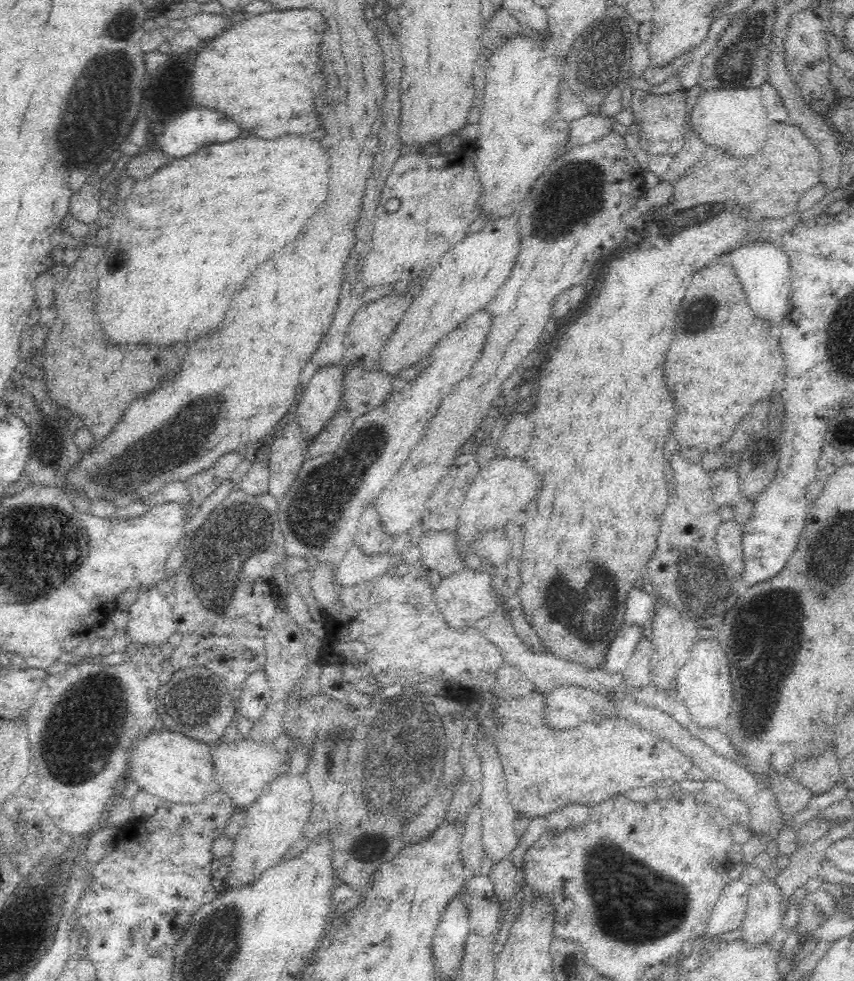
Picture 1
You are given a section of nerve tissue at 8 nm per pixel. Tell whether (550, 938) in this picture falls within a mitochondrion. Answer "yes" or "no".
no

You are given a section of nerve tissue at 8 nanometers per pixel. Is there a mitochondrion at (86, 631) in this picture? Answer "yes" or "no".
no

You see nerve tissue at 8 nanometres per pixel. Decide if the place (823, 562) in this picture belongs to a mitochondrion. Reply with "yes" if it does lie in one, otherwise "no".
yes

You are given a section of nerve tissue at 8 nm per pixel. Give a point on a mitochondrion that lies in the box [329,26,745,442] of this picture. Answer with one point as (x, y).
(581, 193)

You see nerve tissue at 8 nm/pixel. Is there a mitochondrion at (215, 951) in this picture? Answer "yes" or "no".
yes

